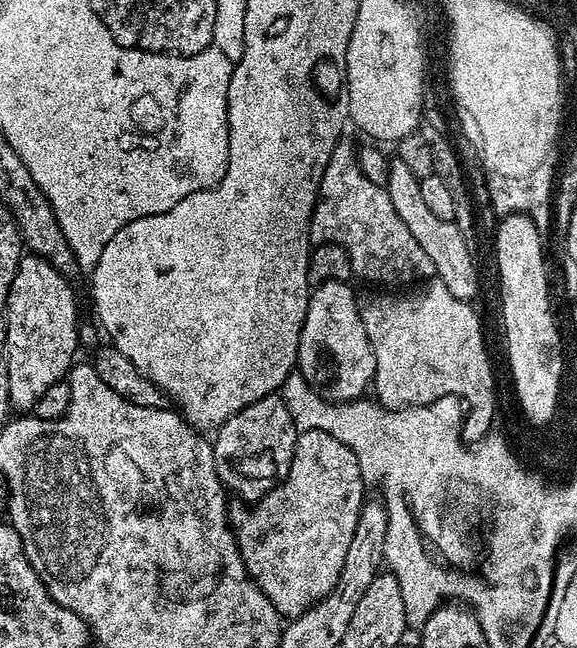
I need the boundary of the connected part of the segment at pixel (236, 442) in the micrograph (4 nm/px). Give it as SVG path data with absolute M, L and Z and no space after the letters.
M279 395L258 398L250 406L246 406L238 414L234 414L219 428L215 429L212 449L214 450L214 466L218 470L218 478L229 493L237 492L244 502L255 502L275 488L290 470L290 462L294 458L294 446L298 429L290 418L290 410L284 405Z

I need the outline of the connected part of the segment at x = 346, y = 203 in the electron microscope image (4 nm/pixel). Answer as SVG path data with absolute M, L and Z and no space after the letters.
M347 138L336 143L330 154L330 162L322 174L320 192L316 195L316 205L312 211L310 234L313 245L337 244L344 248L346 254L350 254L352 275L357 281L360 279L365 280L368 284L389 284L392 287L389 289L396 290L399 284L416 286L421 282L433 279L436 274L434 262L430 262L426 250L422 250L422 246L418 246L414 234L410 234L409 228L402 223L402 218L398 218L398 210L394 210L394 206L390 202L387 187L370 182L370 178L366 178L366 174L362 174L357 145L352 145Z

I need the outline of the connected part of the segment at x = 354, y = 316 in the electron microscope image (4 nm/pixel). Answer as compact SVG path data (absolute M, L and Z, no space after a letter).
M331 280L311 289L298 342L299 372L319 396L333 402L361 399L376 378L374 350L366 338L366 326L362 326L361 301L356 300L352 287Z

